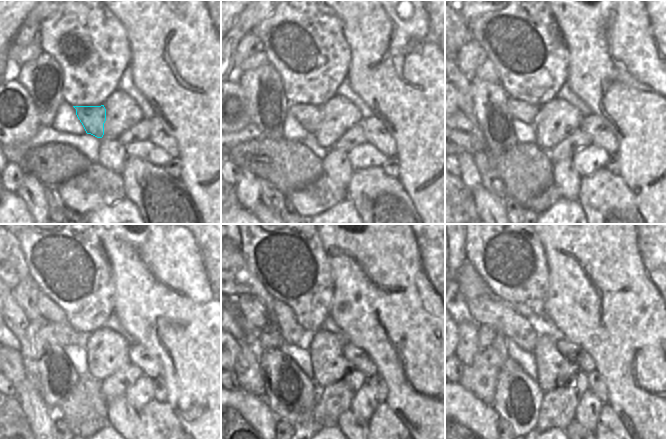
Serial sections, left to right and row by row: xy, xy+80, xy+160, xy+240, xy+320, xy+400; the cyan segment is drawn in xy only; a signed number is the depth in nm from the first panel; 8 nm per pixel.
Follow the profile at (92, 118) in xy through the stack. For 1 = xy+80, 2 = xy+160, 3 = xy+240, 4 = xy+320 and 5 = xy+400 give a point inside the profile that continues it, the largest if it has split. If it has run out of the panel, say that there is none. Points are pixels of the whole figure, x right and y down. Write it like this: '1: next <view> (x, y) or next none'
1: next xy+80 (310, 116)
2: next xy+160 (519, 110)
3: next xy+240 (62, 333)
4: next xy+320 (269, 337)
5: next xy+400 (486, 334)

